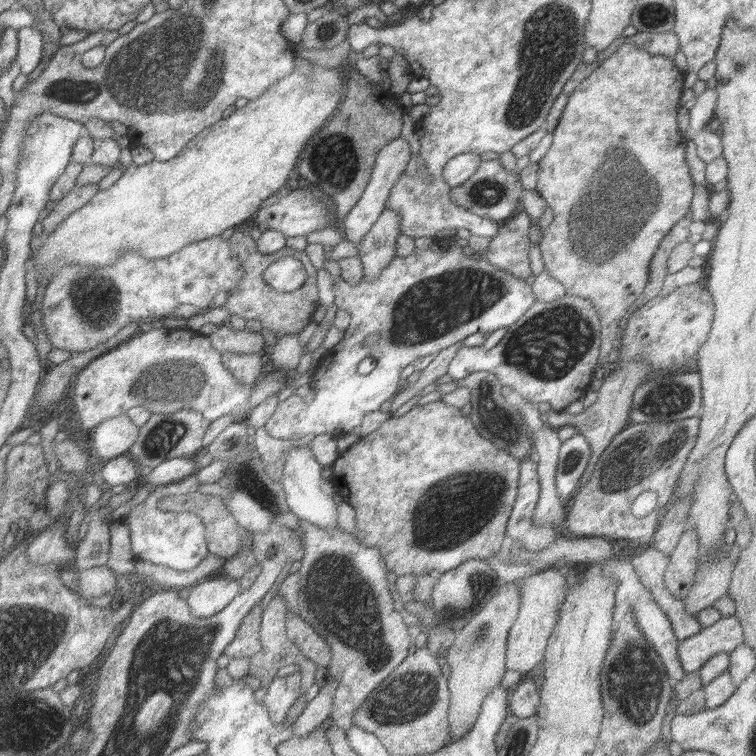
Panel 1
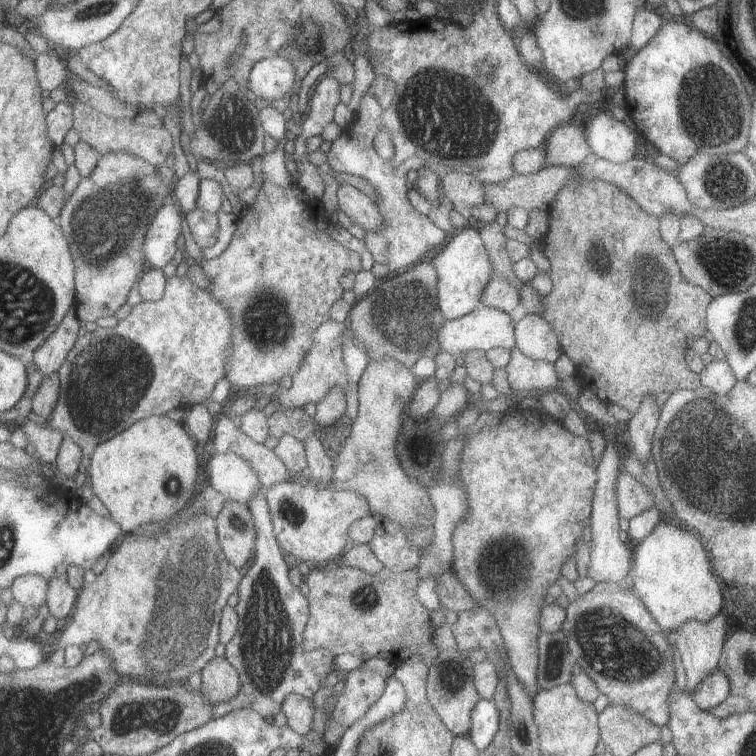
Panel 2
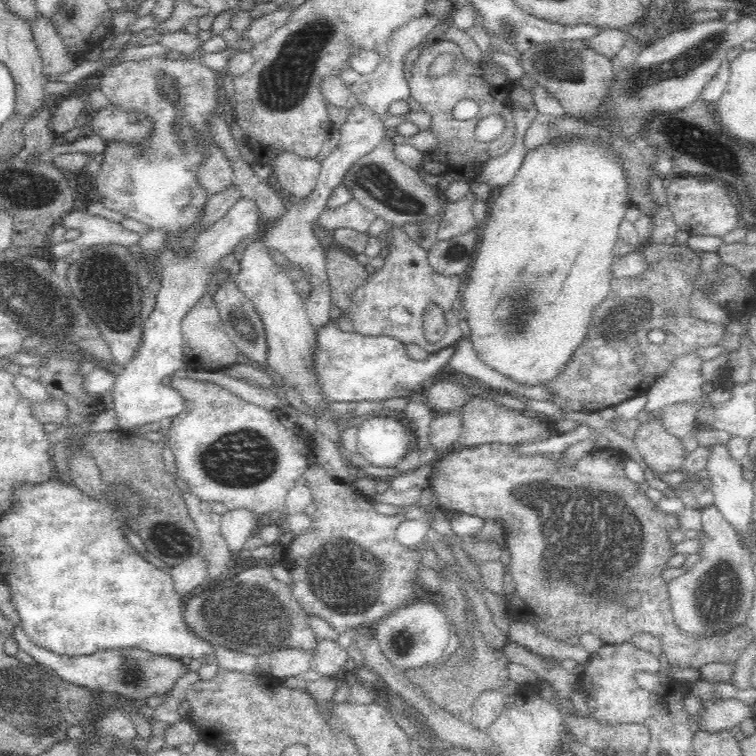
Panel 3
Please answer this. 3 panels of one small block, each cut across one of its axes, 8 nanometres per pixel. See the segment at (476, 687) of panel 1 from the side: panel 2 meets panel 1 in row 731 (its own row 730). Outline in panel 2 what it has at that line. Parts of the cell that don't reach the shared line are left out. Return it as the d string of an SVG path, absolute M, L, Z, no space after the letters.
M457 648L441 652L441 656L431 666L429 702L433 704L435 712L441 716L441 720L447 724L447 728L455 736L469 736L471 734L471 730L473 730L473 712L477 710L479 702L483 700L481 692L477 690L475 670L477 670L477 666L473 664L473 660Z

